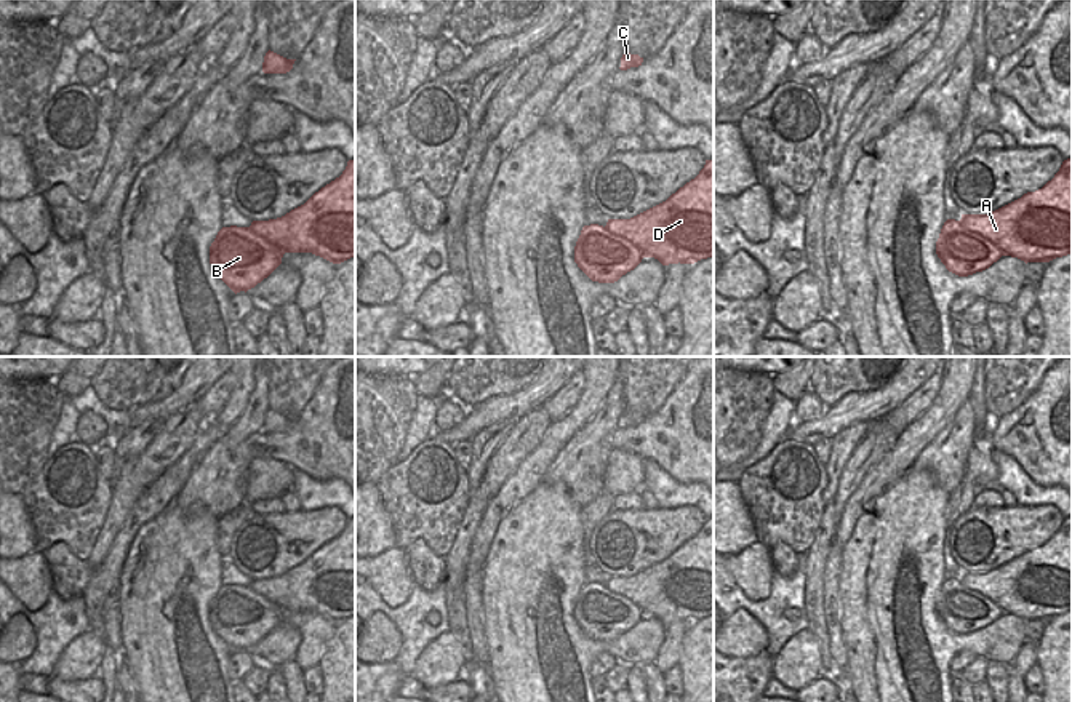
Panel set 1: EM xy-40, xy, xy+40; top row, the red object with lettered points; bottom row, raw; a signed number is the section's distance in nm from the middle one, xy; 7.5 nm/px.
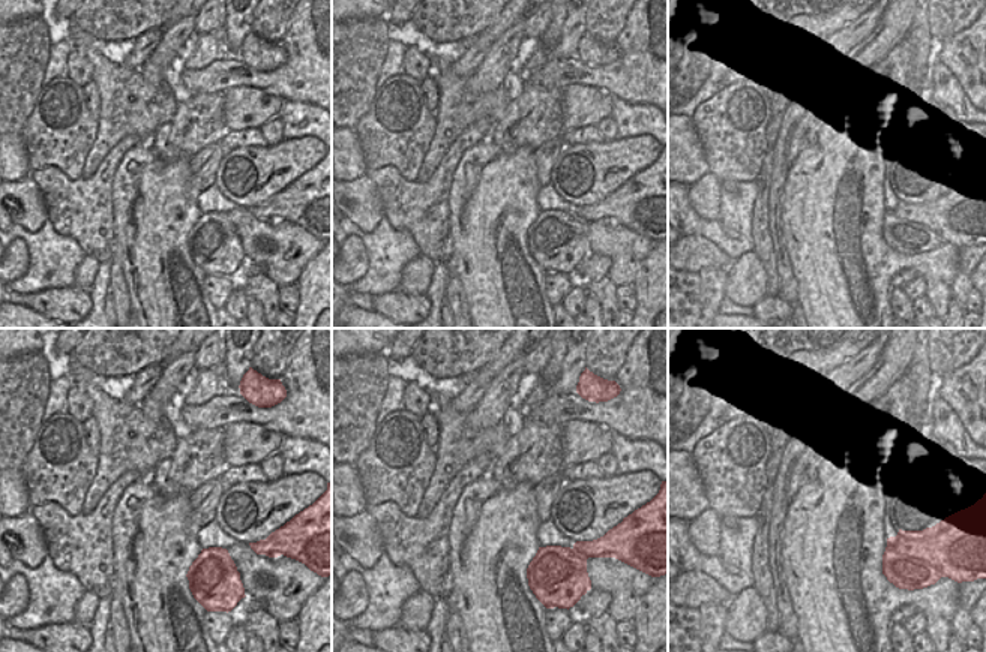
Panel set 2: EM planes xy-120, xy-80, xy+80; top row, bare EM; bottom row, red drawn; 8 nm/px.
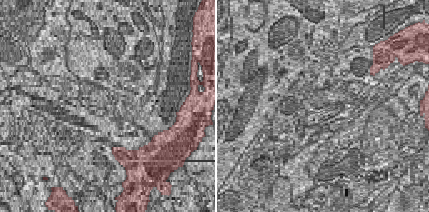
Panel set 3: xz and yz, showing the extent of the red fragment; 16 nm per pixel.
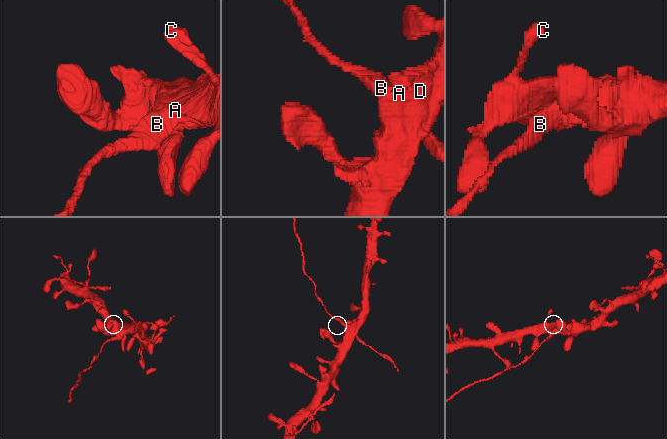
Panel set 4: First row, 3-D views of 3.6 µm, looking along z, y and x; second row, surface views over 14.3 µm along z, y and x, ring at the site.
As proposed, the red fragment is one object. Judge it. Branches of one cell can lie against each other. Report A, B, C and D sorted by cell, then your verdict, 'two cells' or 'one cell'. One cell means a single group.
A C D / B; two cells

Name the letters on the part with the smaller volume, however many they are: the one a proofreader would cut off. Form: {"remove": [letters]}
{"remove": ["B"]}

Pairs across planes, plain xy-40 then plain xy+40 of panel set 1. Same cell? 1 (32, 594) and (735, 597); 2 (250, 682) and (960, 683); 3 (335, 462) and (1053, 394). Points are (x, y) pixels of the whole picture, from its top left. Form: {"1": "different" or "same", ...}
{"1": "different", "2": "different", "3": "same"}

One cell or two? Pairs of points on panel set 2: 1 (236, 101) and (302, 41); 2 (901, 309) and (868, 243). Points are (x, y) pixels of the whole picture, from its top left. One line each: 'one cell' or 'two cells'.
1: two cells
2: two cells

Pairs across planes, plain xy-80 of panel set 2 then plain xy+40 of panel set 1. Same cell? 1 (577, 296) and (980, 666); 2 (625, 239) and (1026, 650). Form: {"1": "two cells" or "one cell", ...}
{"1": "one cell", "2": "one cell"}

